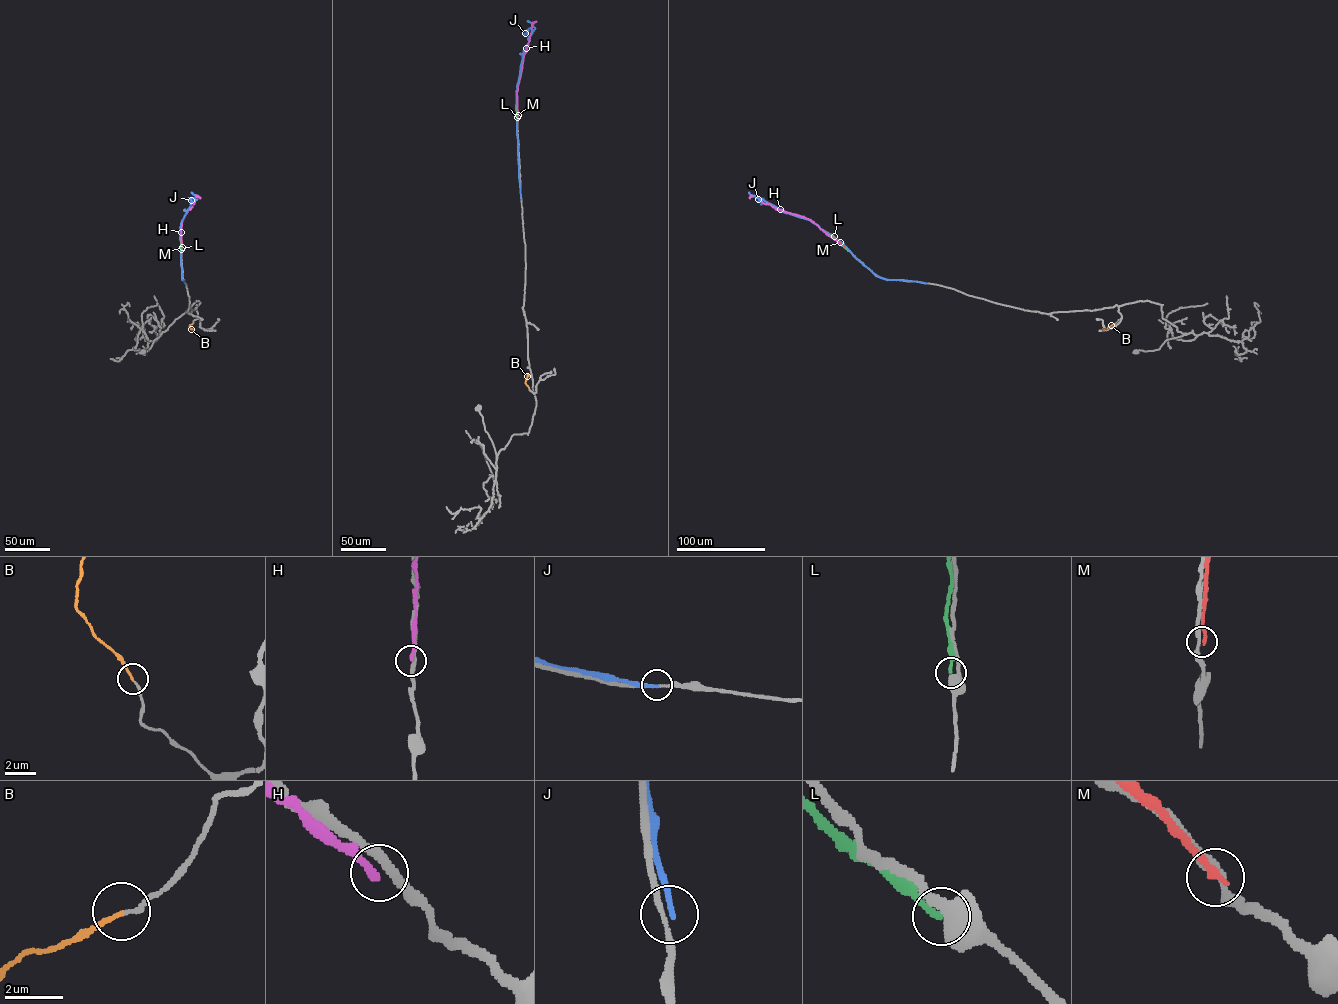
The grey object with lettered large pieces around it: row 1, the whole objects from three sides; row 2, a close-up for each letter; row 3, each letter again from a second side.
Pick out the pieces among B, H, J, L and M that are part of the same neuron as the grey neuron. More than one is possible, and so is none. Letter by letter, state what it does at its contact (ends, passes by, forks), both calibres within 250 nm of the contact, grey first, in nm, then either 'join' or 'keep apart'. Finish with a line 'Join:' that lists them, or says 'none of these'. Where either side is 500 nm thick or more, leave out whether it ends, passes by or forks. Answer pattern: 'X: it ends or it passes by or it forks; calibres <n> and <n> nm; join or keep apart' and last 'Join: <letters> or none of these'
B: it ends; calibres 150 and 130 nm; join
H: it ends; calibres 240 and 240 nm; keep apart
J: it ends; calibres 180 and 200 nm; keep apart
L: calibres 550 and 190 nm; keep apart
M: it ends; calibres 240 and 240 nm; keep apart
Join: B

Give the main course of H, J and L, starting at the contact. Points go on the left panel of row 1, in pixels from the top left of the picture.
H: (181, 246), (183, 220), (196, 196), (200, 198)
J: (185, 283), (182, 279), (180, 226), (186, 211), (198, 196), (191, 199), (190, 204)
L: (181, 249), (180, 234)

